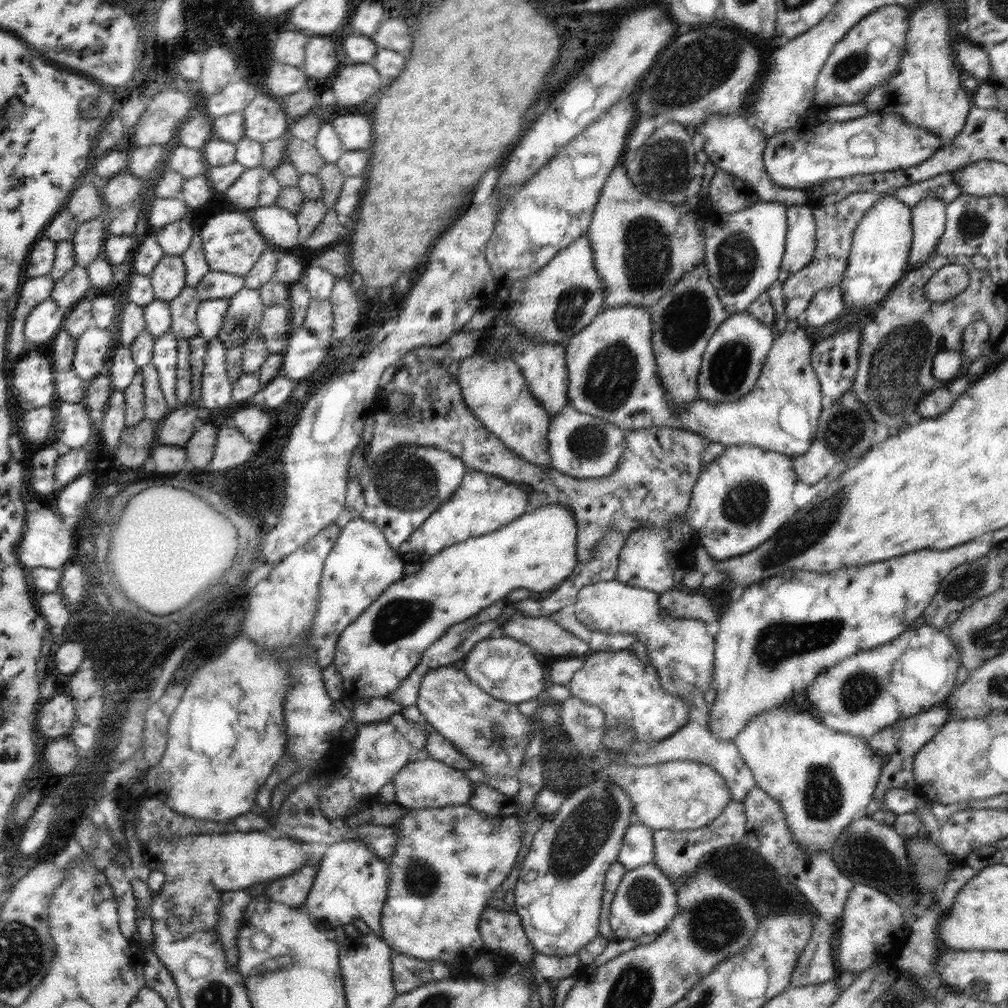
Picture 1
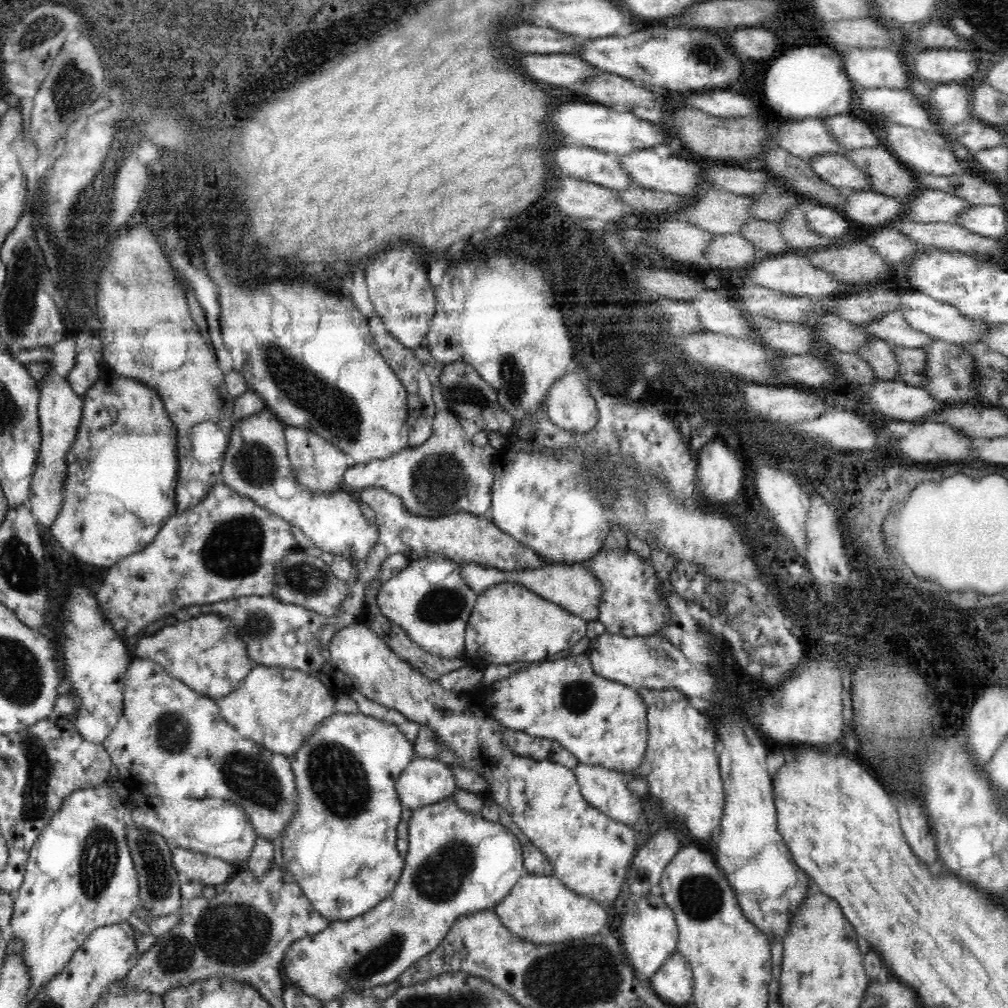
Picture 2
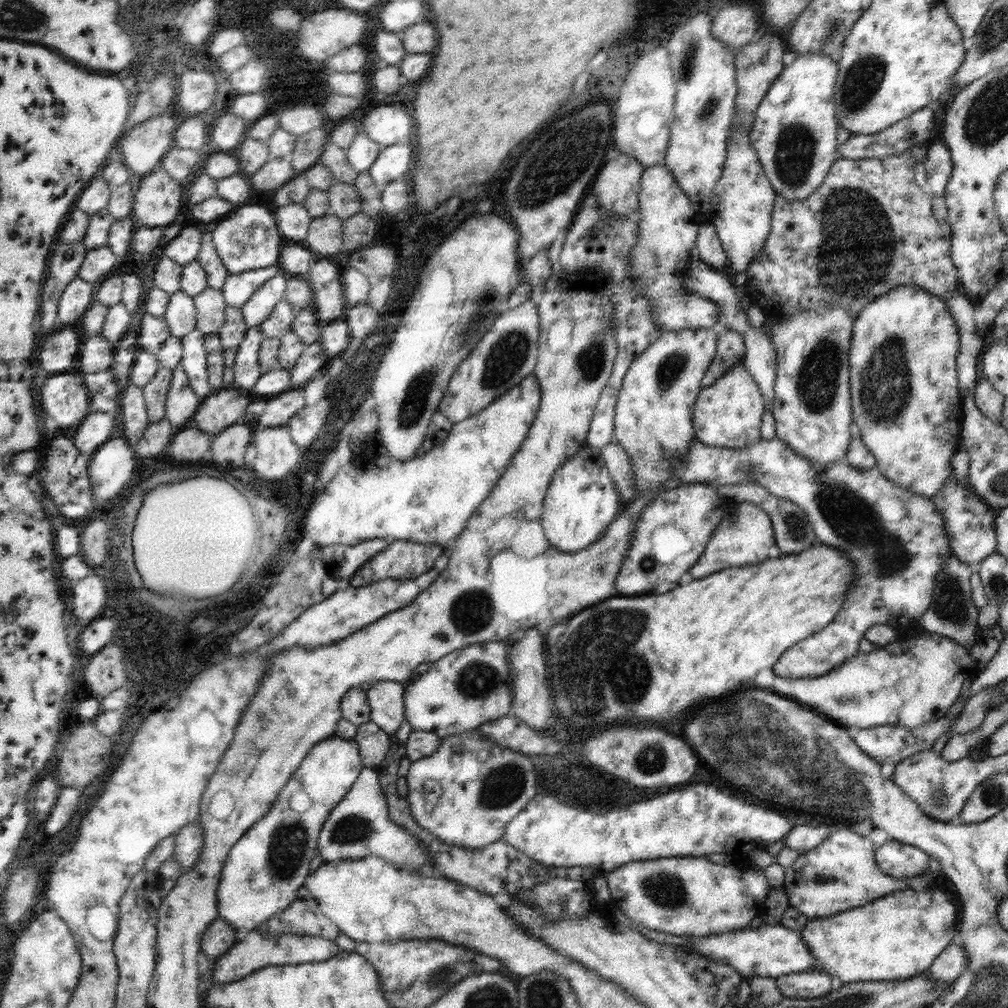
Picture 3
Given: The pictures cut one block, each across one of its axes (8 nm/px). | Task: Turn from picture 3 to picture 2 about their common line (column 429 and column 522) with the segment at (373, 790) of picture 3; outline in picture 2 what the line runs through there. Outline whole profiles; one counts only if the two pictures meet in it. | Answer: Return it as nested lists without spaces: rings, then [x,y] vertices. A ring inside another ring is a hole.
[[[452,797],[413,809],[408,822],[409,848],[404,868],[389,897],[362,916],[347,921],[333,920],[322,932],[294,942],[286,950],[281,965],[286,986],[298,985],[309,997],[324,1002],[342,998],[342,994],[350,990],[390,984],[421,958],[434,952],[458,917],[494,910],[525,874],[522,847],[516,835],[502,823],[486,820],[481,811],[470,813],[458,808]]]

